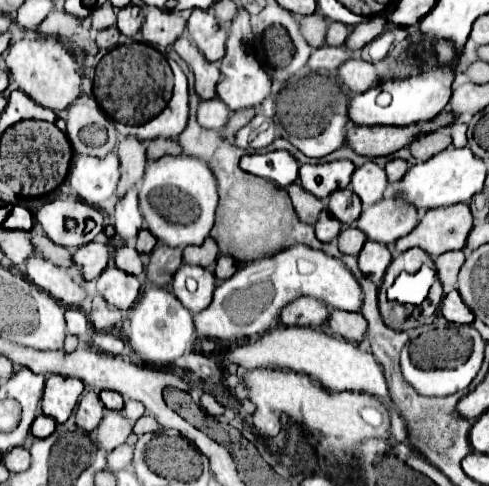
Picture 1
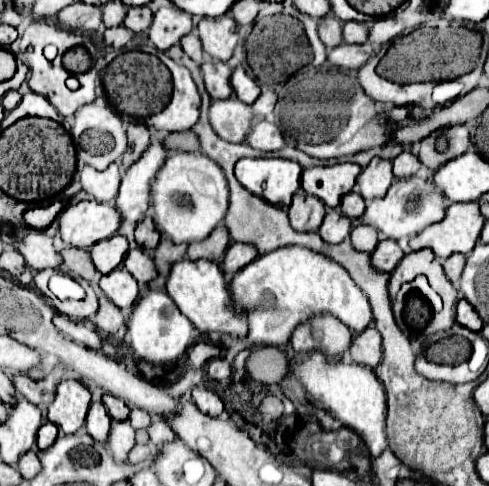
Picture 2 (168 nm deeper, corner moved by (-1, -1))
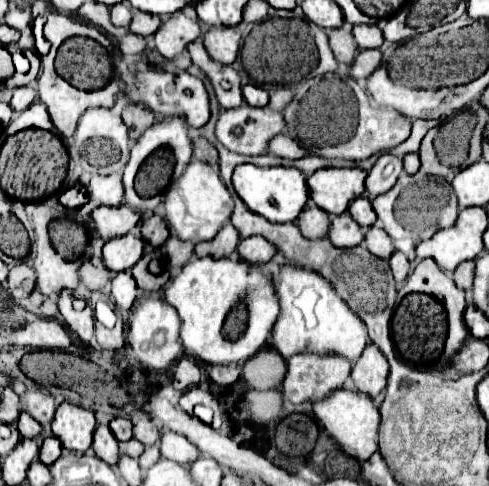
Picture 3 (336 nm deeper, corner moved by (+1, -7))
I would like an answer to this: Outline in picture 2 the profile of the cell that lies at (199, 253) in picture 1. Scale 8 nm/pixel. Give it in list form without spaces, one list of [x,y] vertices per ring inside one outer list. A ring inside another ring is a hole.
[[[217,226],[205,240],[189,244],[187,256],[189,256],[189,260],[205,258],[205,260],[211,260],[211,262],[219,262],[223,258],[223,254],[225,254],[227,246],[229,246],[227,230],[223,230],[221,226]]]

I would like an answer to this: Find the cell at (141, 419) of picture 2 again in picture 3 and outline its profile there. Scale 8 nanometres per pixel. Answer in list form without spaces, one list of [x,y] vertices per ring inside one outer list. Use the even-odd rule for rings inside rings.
[[[139,420],[133,426],[133,438],[137,438],[139,442],[143,442],[145,446],[151,446],[151,444],[159,442],[161,432],[159,432],[159,428],[151,420]]]

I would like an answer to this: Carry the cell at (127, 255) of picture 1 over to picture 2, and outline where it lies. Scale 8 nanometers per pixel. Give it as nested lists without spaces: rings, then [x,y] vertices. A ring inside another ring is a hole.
[[[133,248],[127,252],[125,256],[125,268],[133,274],[133,278],[137,282],[151,282],[155,278],[155,266],[153,266],[153,260],[141,250],[141,248]]]

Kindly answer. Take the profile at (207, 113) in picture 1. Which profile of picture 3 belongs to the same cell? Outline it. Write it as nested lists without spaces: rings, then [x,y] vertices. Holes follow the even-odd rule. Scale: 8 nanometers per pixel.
[[[243,102],[239,108],[233,110],[221,110],[219,122],[217,122],[217,140],[231,152],[247,154],[247,156],[261,156],[267,154],[267,146],[271,138],[281,134],[285,130],[285,118],[283,112],[265,108],[253,108],[247,102]]]

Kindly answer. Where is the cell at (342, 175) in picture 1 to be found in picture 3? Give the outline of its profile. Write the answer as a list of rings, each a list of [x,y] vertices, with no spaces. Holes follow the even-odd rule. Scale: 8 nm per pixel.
[[[323,168],[307,178],[311,198],[325,212],[339,216],[365,192],[367,172],[361,168]]]

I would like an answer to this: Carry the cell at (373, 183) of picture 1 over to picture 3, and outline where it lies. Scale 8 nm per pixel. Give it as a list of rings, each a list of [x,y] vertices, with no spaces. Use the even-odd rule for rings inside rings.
[[[381,154],[365,180],[365,186],[367,186],[365,192],[371,196],[379,196],[379,194],[387,192],[397,182],[401,172],[403,172],[401,158],[397,158],[393,154]]]

